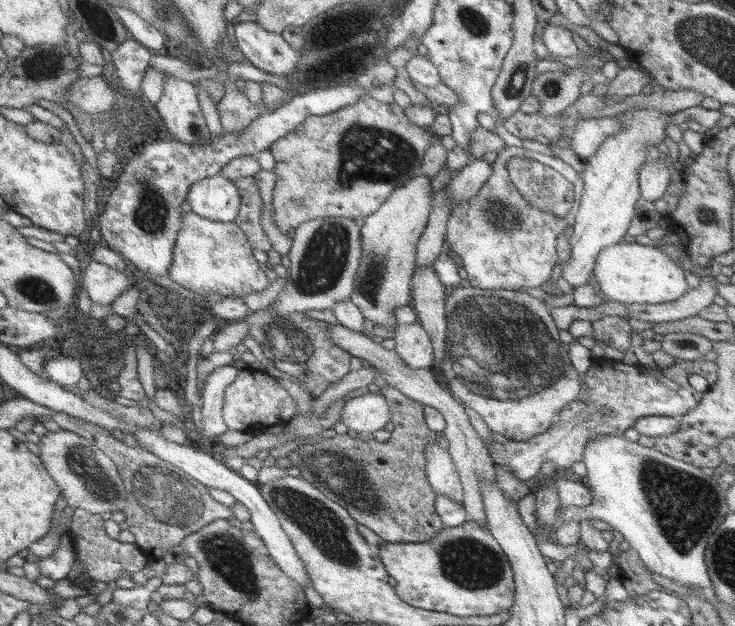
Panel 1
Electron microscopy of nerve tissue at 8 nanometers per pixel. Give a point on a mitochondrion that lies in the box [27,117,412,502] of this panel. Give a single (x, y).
(323, 262)

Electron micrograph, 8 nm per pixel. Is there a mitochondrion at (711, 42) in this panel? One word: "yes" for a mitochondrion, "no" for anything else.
yes

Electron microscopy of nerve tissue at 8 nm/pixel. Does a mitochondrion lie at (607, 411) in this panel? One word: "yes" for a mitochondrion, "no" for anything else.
yes

